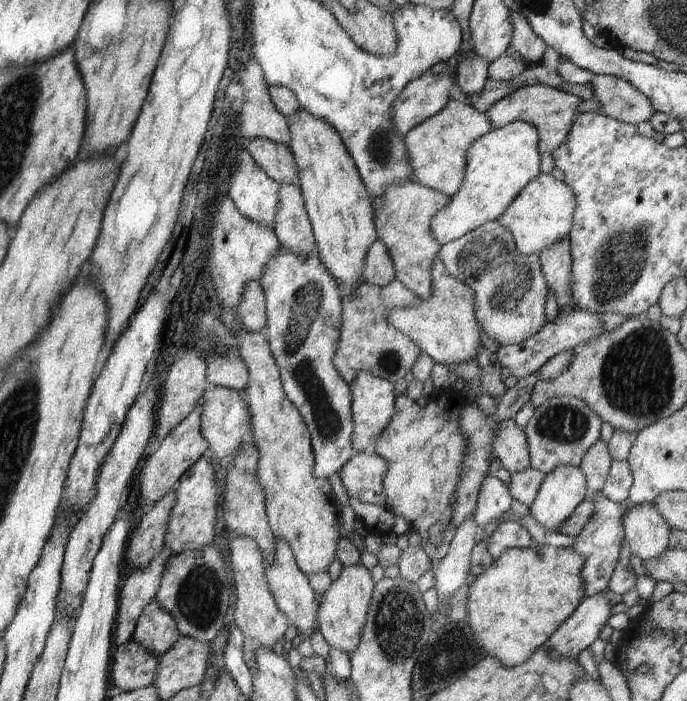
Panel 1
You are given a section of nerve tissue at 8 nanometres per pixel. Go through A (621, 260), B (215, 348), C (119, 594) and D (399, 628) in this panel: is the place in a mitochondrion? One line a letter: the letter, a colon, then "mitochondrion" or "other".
A: mitochondrion
B: mitochondrion
C: other
D: mitochondrion

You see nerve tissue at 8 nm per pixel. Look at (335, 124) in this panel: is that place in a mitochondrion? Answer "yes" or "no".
no

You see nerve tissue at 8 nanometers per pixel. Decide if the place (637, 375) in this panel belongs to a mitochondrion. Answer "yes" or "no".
yes

